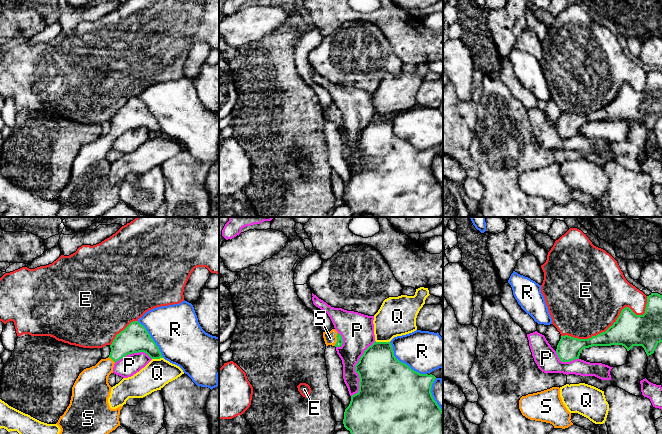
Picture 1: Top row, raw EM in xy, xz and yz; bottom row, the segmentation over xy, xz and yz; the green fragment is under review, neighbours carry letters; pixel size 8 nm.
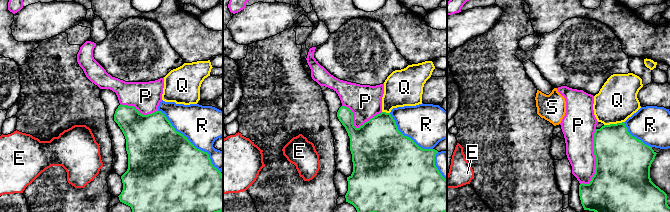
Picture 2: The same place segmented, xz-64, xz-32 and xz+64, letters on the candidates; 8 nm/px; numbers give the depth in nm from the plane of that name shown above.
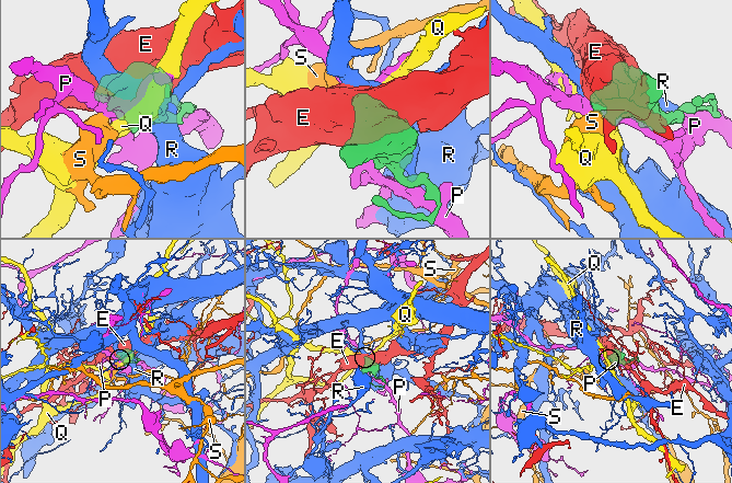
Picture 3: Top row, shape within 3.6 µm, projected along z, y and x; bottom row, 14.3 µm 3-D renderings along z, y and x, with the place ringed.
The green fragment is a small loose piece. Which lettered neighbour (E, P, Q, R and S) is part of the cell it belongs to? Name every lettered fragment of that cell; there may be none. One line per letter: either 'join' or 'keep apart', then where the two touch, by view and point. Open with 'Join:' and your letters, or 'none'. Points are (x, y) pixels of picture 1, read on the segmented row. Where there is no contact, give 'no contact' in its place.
Join: S
E: keep apart; meets green in yz at (613, 324)
P: keep apart; meets green in xz at (355, 369)
Q: keep apart; meets green in xz at (382, 342)
R: keep apart; meets green in xz at (404, 363)
S: join; meets green in xz at (337, 339)

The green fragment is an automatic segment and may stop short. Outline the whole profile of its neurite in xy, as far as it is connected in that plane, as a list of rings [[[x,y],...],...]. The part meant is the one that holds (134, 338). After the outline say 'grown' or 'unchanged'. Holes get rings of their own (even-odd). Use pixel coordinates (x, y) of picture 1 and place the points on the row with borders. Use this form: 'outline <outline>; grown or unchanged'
outline [[[138,321],[131,322],[117,334],[110,348],[108,358],[101,359],[95,366],[84,369],[76,379],[72,387],[70,404],[56,423],[61,429],[59,434],[109,434],[115,430],[120,426],[119,415],[123,406],[111,409],[108,403],[112,388],[108,383],[108,377],[113,373],[114,364],[129,354],[139,352],[146,353],[151,359],[163,358],[159,347]]]; grown

